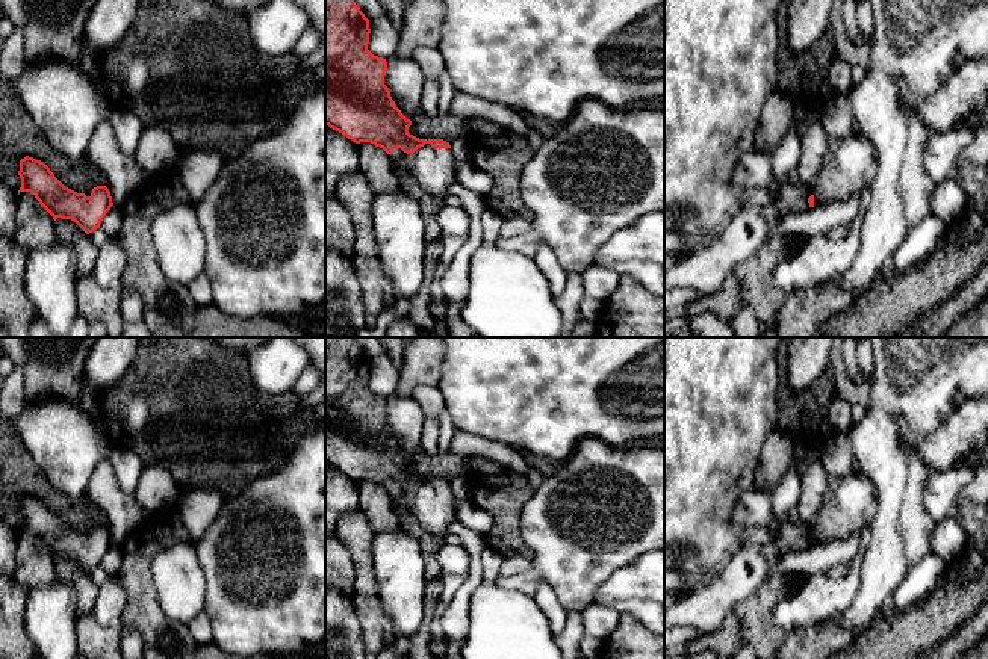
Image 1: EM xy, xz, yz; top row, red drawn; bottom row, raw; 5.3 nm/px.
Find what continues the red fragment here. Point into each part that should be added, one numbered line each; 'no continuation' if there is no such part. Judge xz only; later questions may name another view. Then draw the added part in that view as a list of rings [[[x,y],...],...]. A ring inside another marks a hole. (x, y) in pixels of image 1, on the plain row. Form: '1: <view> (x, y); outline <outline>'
1: xz (434, 508); outline [[[425,482],[413,493],[393,487],[390,496],[396,505],[405,506],[418,518],[427,534],[446,538],[458,503],[451,487],[434,488]]]

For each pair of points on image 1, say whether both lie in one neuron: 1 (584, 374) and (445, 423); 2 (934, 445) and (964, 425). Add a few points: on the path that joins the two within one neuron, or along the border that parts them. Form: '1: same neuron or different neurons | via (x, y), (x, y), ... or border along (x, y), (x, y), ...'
1: different neurons | border along (447, 408), (457, 430)
2: same neuron | via (941, 445), (956, 433)

